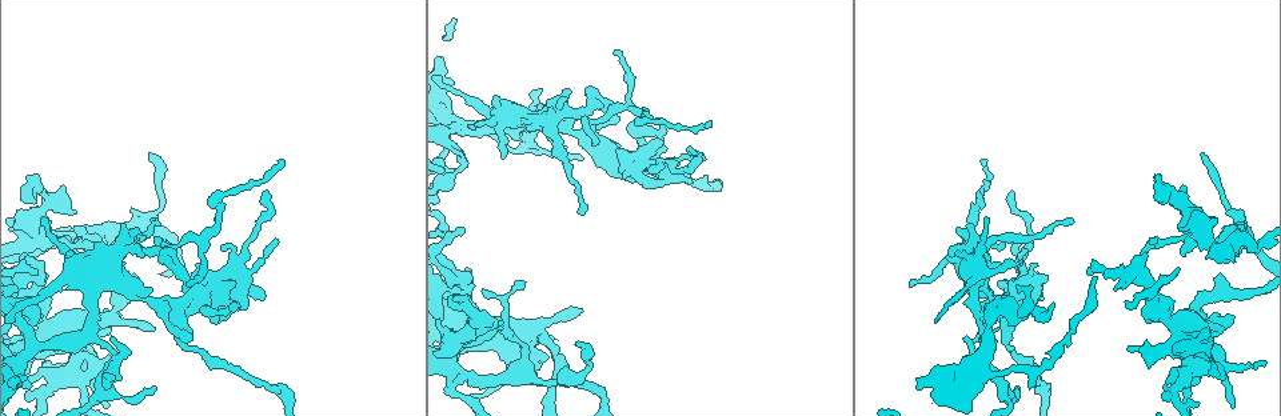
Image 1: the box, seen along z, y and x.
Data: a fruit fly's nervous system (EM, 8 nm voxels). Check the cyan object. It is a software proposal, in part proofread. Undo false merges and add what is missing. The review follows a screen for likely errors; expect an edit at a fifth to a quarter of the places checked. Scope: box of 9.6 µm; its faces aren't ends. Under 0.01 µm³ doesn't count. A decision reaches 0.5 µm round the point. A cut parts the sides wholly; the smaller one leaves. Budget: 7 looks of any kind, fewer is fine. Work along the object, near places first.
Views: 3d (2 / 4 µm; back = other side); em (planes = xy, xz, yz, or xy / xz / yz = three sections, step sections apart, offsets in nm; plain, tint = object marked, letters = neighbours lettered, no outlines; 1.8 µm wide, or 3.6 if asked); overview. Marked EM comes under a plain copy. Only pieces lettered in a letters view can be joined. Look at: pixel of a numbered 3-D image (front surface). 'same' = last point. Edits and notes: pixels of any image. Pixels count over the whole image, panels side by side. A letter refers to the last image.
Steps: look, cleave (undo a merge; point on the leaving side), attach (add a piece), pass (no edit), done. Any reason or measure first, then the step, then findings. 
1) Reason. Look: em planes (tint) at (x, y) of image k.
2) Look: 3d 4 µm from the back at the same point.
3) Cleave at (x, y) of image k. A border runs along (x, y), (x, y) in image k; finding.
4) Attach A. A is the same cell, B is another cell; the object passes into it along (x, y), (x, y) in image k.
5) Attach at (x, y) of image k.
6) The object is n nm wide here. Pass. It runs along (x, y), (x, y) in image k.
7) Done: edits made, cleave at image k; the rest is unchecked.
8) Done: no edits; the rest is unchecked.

Calibre changes. Look: 3d 4 µm at (506, 341) of image 1.

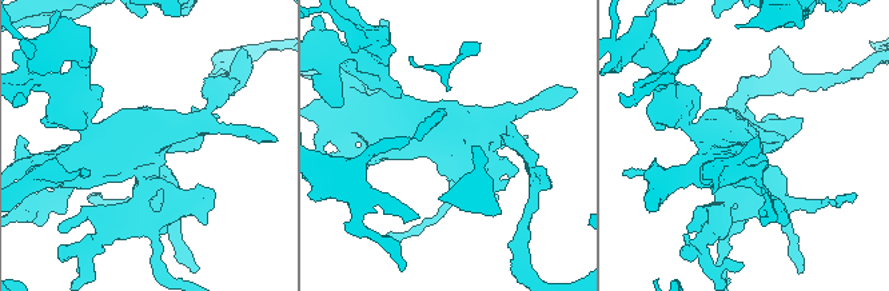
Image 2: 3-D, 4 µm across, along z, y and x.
Look: em 3.6 µm planes (tint) at (449, 139) of image 2.

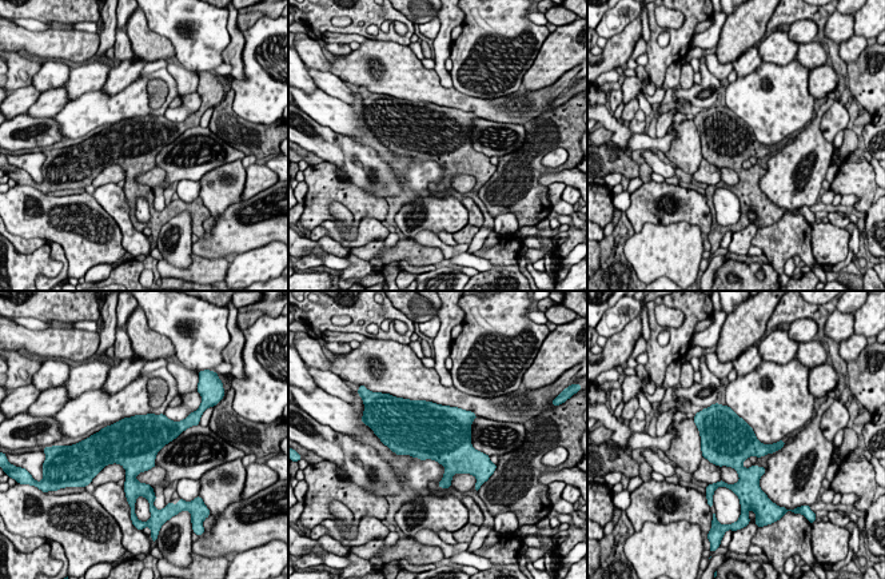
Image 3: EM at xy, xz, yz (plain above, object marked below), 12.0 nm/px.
See the neighbours. Look: em 3.6 µm planes (letters) at the same point.

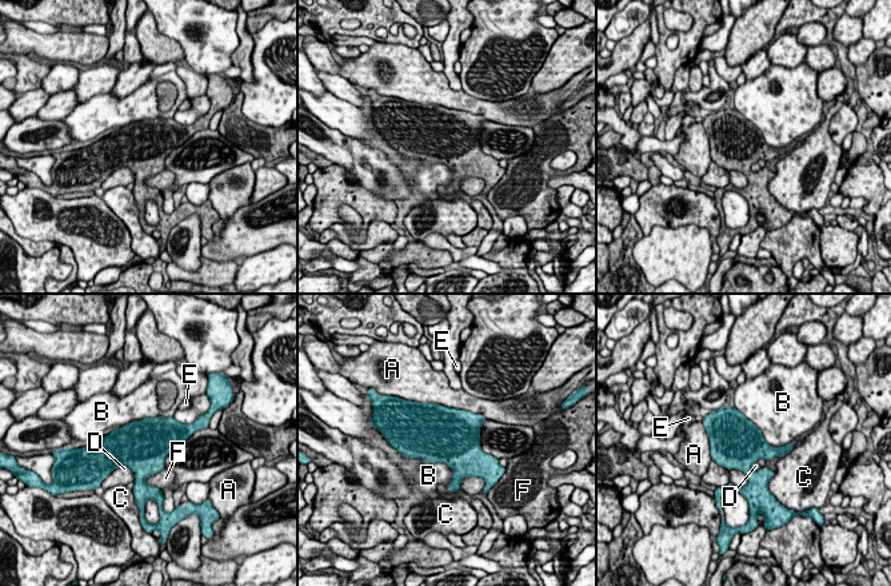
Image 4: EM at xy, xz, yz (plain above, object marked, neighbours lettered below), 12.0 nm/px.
Pass. A, B, C, D, E and F are other cells; one neuron here.

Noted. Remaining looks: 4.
Calibre changes. Look: em 3.6 µm yz step 4 (tint) at (471, 402) of image 1.

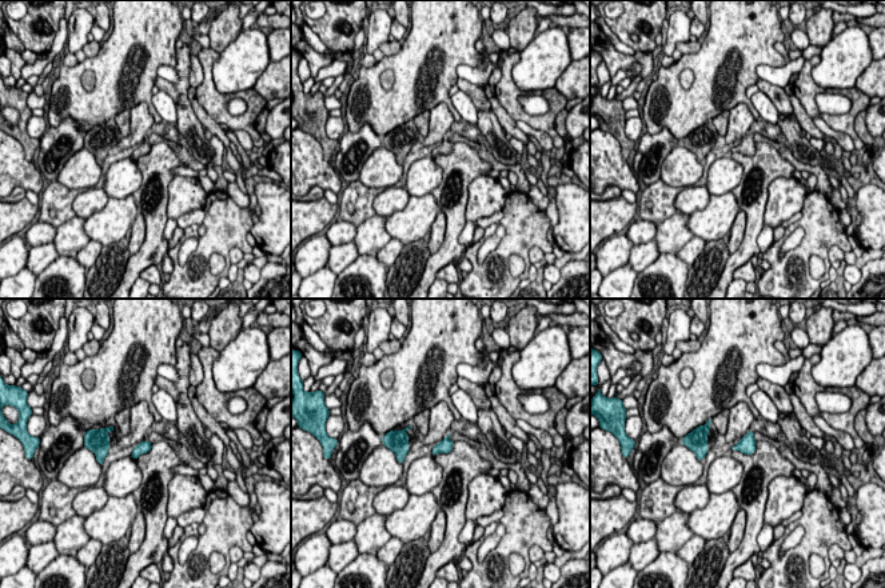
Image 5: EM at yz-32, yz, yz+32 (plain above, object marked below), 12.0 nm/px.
Another direction. Look: em 3.6 µm planes (letters) at the same point.

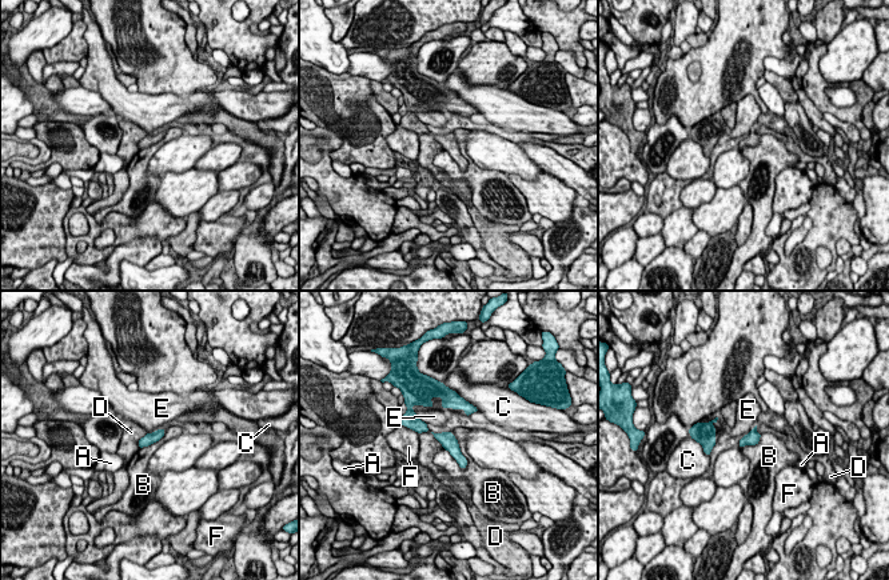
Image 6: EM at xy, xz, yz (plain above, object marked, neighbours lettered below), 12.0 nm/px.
The object is 140 nm wide here. Pass. A, B, C, D, E and F are other cells; a border runs along (451, 432), (466, 459), (463, 470) in image 6; continuous, no second neuron.

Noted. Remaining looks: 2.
An open end. Look: em planes (letters) at (38, 275) of image 1.

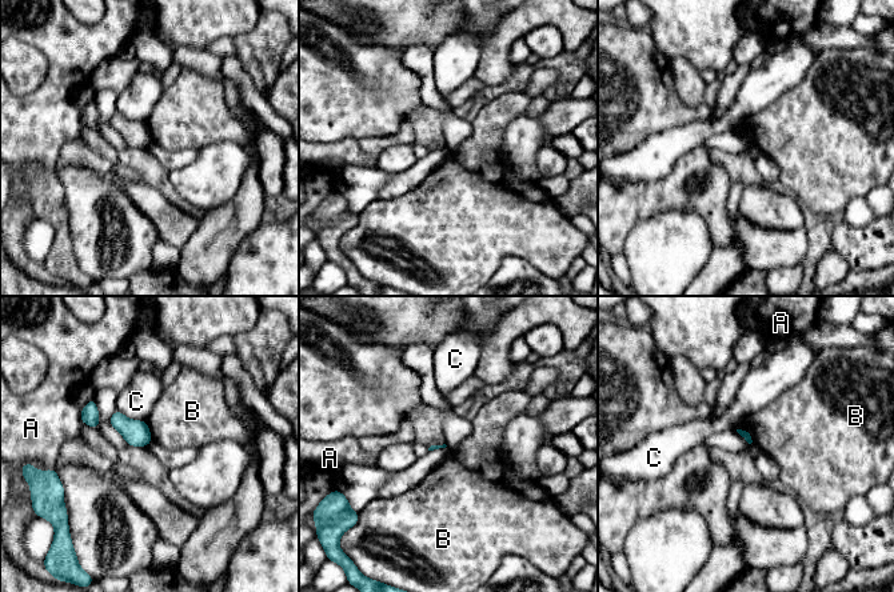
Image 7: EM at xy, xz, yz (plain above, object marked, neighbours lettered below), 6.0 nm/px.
Pass. A, B and C are other cells; a border runs along (735, 430), (747, 432), (753, 442) in image 7; no lettered piece goes on from it.

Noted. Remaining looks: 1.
Done: no edits; the rest is unchecked.

